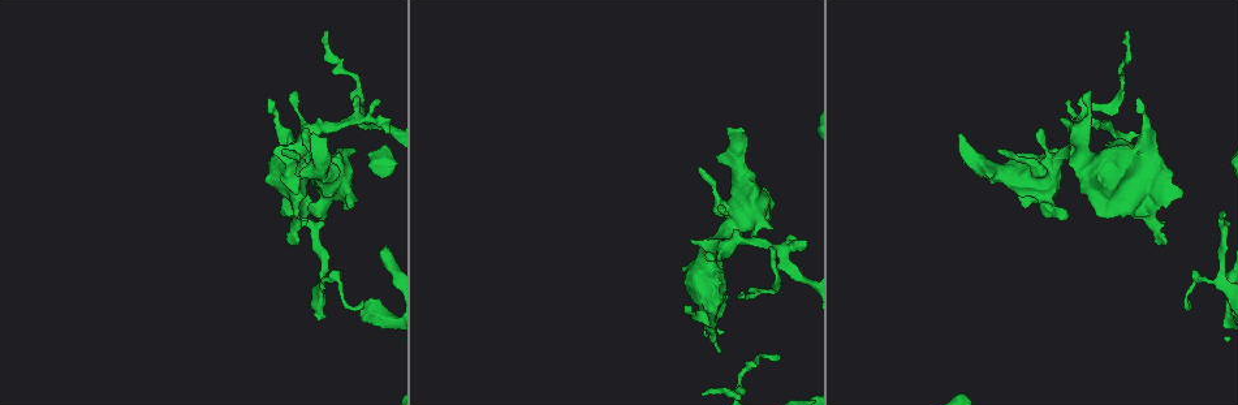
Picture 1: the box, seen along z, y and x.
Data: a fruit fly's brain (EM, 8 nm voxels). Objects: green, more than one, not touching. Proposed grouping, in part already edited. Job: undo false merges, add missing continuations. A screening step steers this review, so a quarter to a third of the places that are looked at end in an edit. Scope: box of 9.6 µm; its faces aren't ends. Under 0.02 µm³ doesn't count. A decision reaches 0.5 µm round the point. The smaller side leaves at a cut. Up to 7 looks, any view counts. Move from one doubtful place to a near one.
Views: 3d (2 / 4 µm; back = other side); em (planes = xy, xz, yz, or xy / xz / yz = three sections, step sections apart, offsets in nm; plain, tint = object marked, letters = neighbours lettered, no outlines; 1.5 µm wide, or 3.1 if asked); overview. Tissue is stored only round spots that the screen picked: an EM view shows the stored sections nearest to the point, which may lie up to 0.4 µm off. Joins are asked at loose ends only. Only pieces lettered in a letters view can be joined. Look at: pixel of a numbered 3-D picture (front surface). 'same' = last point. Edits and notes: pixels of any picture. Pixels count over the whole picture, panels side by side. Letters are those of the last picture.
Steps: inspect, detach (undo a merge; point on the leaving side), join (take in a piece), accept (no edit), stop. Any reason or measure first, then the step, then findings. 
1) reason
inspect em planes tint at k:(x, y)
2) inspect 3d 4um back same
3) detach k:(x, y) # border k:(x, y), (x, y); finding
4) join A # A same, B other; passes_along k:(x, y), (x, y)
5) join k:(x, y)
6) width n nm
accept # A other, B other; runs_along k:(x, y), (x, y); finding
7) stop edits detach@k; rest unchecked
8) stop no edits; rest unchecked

free end
inspect 3d 2um at 1:(376, 99)

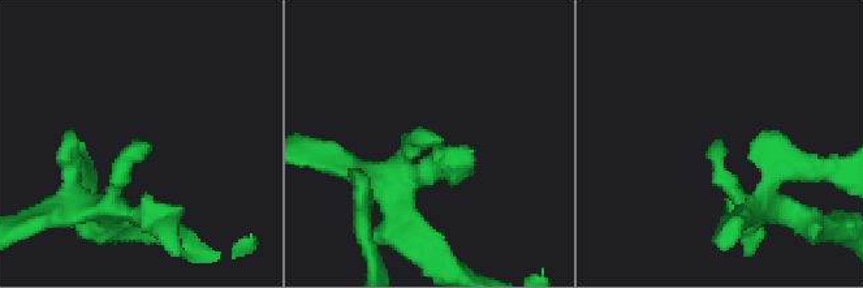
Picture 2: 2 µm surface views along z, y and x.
inspect em planes letters at 2:(438, 138)

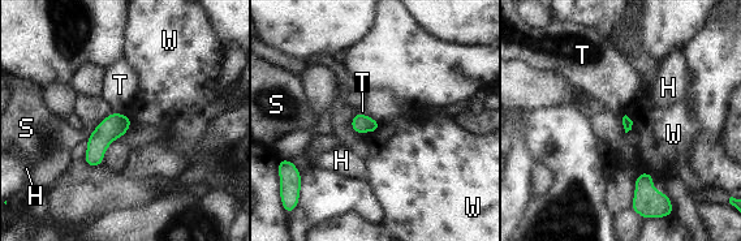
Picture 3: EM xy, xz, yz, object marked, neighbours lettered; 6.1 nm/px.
accept # H other, S other, T other, W other; none of them fits

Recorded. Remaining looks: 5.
branch stops here
inspect 3d 2um at 1:(687, 306)

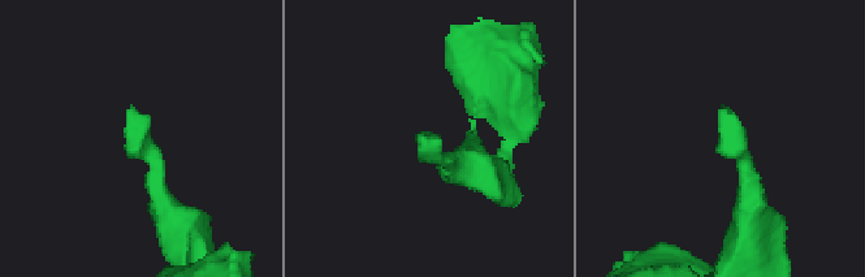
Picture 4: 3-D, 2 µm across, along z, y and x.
inspect em xz step 4 letters at 4:(722, 104)

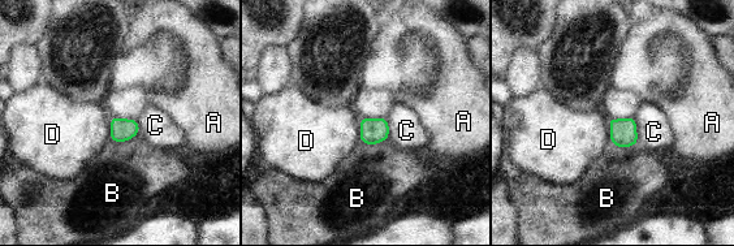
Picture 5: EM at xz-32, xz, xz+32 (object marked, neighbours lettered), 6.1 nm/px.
inspect em planes letters same

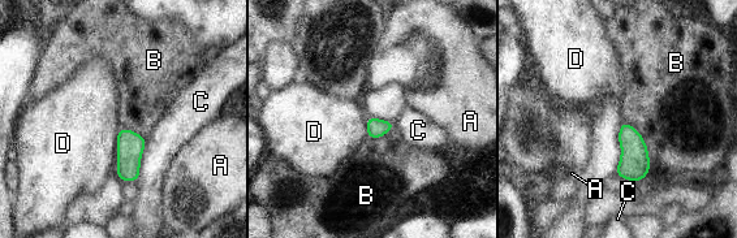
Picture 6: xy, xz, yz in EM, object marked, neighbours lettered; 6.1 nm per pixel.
accept # A other, B other, C other, D other; border 6:(625, 121), (641, 135), (650, 169); no lettered piece goes on from it

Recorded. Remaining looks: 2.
free end
inspect 3d 4um at 1:(289, 245)

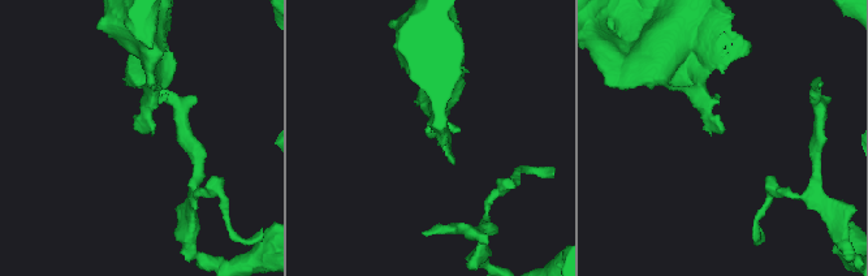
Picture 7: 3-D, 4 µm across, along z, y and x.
now the EM
inspect em xy step 8 letters at 7:(140, 132)

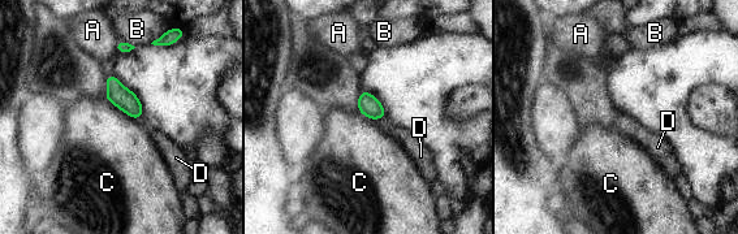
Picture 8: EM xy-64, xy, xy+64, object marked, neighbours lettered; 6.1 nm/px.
width 130 nm
accept # A other, B other, C other, D other; no lettered piece goes on from it

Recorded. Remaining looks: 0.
stop no edits; rest unchecked

